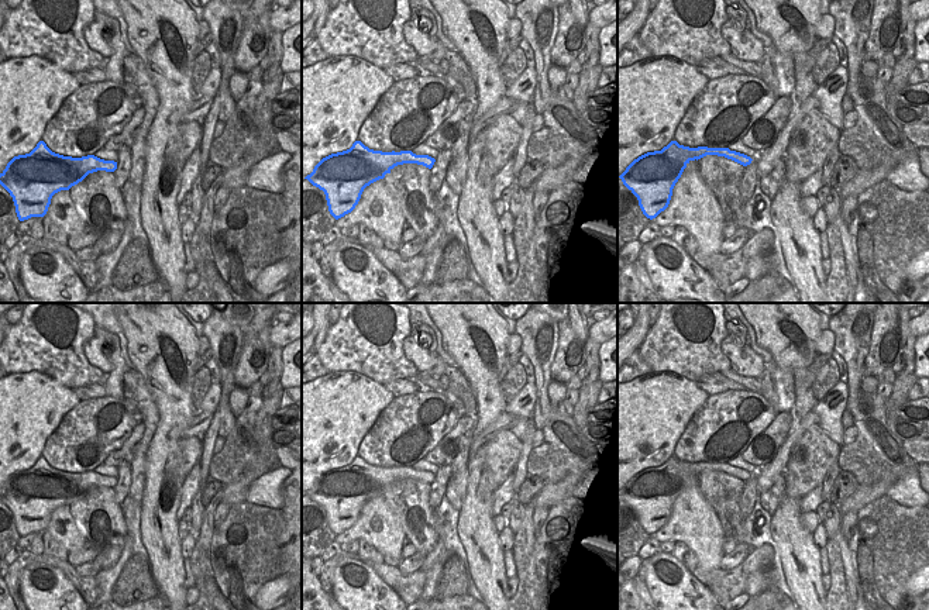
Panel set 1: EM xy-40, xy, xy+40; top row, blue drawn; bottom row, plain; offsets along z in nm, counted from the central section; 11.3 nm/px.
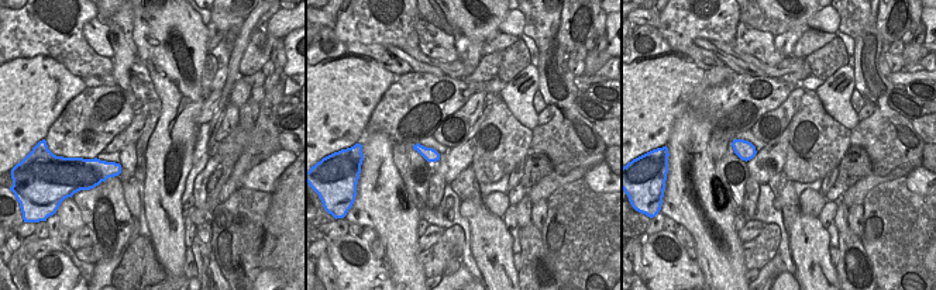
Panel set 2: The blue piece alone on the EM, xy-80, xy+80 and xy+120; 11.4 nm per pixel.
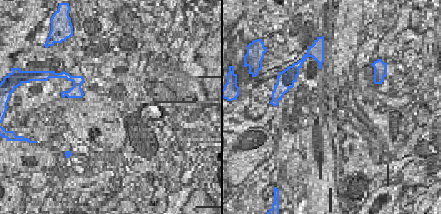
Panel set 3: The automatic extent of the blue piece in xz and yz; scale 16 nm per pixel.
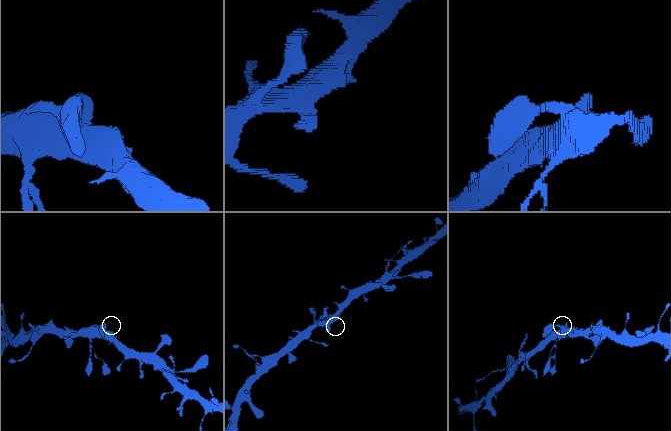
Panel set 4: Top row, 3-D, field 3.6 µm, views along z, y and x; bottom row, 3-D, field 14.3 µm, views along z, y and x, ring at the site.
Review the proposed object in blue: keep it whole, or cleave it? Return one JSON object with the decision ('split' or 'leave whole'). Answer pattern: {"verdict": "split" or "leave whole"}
{"verdict": "leave whole"}

